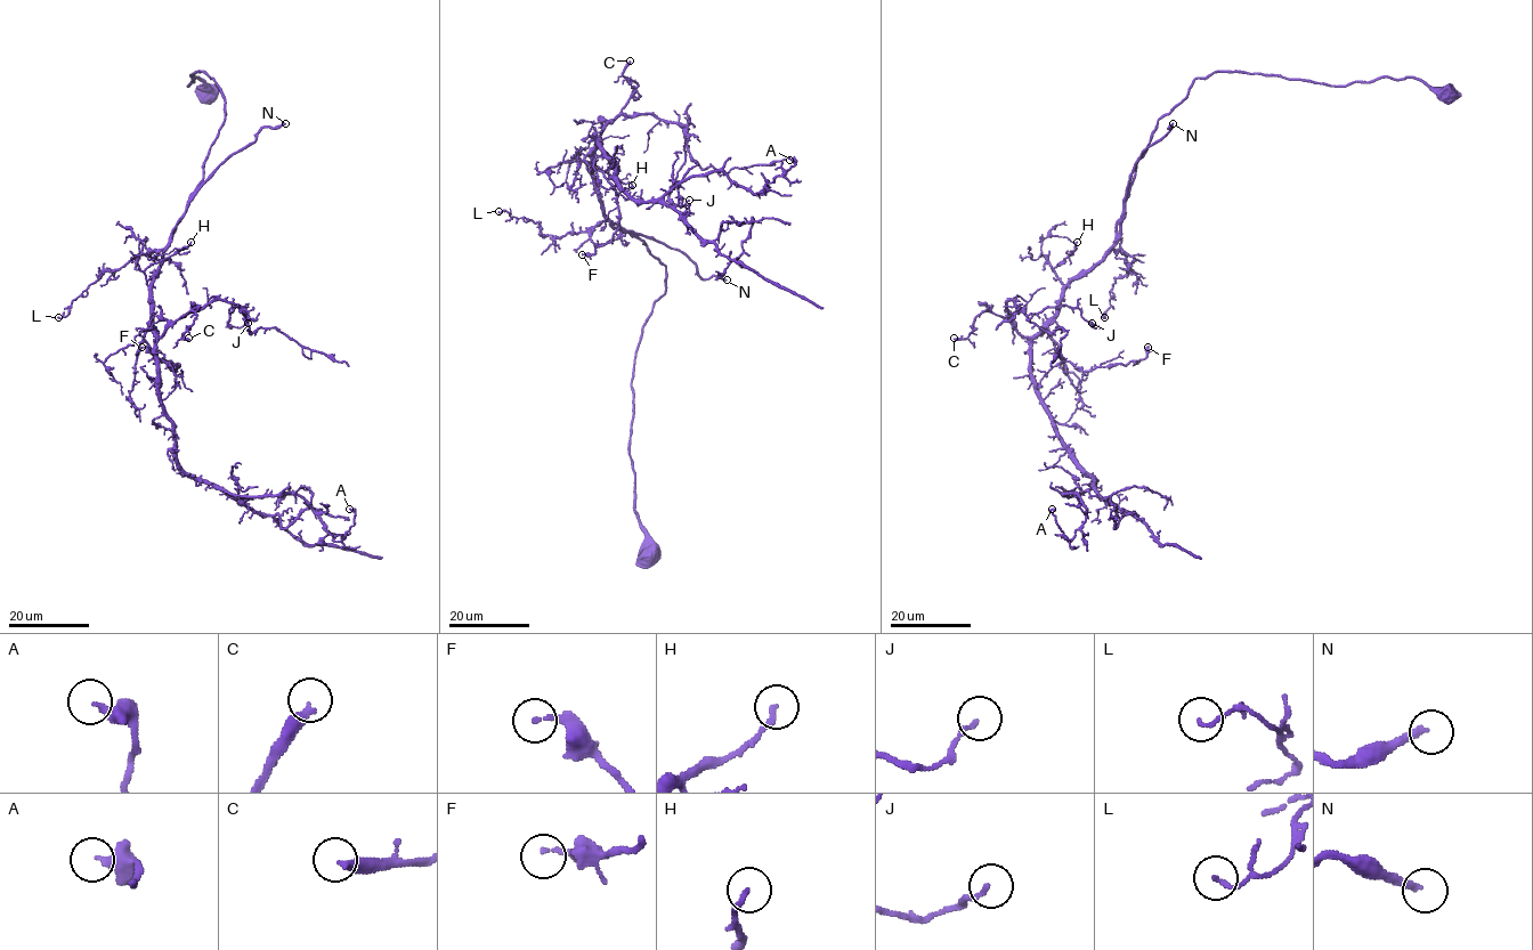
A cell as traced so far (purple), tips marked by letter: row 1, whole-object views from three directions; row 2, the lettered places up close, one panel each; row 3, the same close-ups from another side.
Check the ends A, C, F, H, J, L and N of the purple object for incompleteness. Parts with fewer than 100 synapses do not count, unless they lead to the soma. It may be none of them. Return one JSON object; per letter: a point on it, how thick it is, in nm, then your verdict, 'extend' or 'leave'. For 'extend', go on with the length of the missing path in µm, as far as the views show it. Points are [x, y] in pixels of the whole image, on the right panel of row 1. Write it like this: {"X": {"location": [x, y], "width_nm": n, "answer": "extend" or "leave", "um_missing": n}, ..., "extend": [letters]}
{"A": {"location": [1052, 509], "width_nm": 320, "answer": "leave"}, "C": {"location": [954, 338], "width_nm": 320, "answer": "leave"}, "F": {"location": [1148, 347], "width_nm": 150, "answer": "leave"}, "H": {"location": [1077, 242], "width_nm": 180, "answer": "leave"}, "J": {"location": [1092, 323], "width_nm": 150, "answer": "leave"}, "L": {"location": [1104, 317], "width_nm": 120, "answer": "leave"}, "N": {"location": [1173, 123], "width_nm": 220, "answer": "extend", "um_missing": 300}, "extend": ["N"]}

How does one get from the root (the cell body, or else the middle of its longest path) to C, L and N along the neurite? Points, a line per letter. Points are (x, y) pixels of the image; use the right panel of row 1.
C: (1451, 96), (1413, 78), (1197, 78), (1137, 161), (1114, 245), (1060, 310), (1031, 337), (984, 311), (954, 338)
L: (1451, 96), (1413, 78), (1197, 78), (1137, 161), (1113, 245), (1129, 269), (1104, 317)
N: (1451, 96), (1413, 78), (1328, 86), (1215, 72), (1197, 78), (1158, 121), (1127, 189), (1142, 153), (1173, 123)

